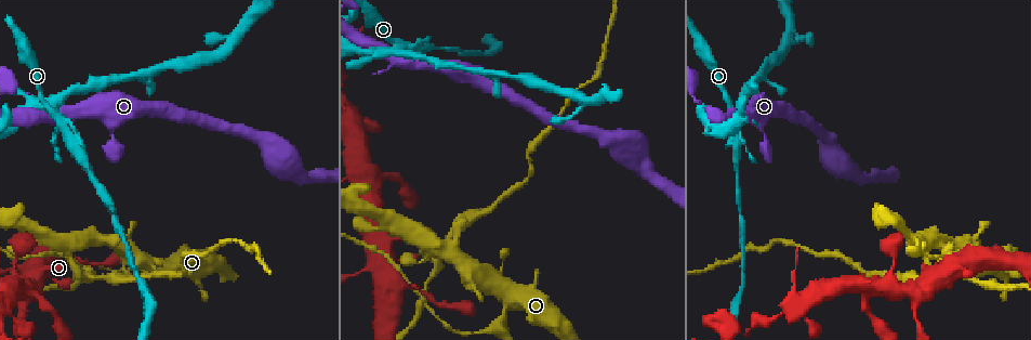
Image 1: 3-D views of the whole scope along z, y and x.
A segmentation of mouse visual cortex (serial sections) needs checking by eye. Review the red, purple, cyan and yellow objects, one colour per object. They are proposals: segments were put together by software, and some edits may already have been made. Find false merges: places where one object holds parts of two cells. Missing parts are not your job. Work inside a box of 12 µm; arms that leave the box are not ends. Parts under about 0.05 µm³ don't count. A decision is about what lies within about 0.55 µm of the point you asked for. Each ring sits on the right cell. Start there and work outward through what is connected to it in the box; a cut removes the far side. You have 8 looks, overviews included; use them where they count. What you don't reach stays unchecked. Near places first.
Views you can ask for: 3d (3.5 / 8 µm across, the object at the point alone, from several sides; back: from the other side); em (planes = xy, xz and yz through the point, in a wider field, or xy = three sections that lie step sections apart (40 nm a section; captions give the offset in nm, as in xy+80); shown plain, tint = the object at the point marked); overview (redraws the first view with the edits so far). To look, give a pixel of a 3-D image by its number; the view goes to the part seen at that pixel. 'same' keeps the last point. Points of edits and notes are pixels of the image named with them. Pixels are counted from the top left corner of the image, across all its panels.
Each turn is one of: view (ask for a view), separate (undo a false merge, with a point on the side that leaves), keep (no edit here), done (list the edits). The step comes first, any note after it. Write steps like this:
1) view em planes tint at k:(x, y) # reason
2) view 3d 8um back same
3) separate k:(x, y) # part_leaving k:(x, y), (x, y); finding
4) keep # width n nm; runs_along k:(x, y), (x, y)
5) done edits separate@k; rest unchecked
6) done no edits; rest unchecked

view 3d 3.5um at 1:(396, 45) # looks like a crossing

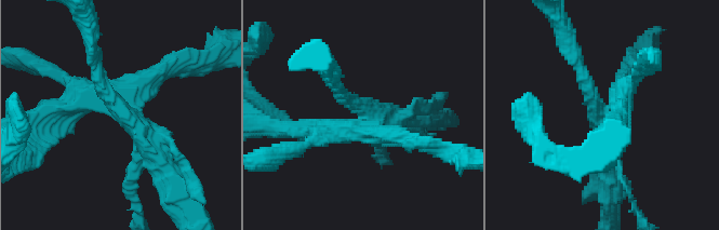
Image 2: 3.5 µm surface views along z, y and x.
view em xy step 5 plain at 2:(364, 111)

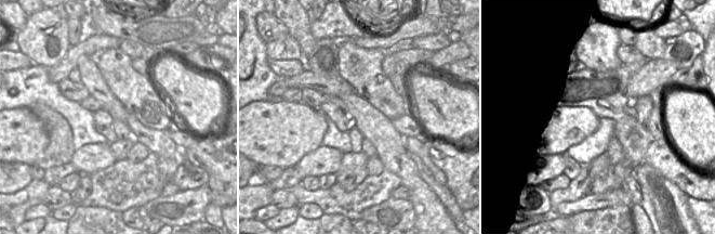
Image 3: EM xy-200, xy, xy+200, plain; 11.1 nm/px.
view em xy step 5 tint same # where the object lies

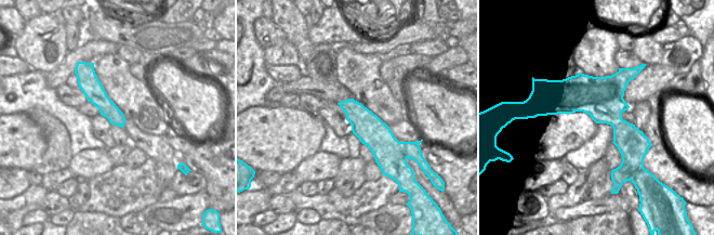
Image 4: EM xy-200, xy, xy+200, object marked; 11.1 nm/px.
separate 2:(338, 139) # part_leaving 2:(608, 110), (615, 107), (635, 61); two cells meet here

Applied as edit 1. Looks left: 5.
view overview

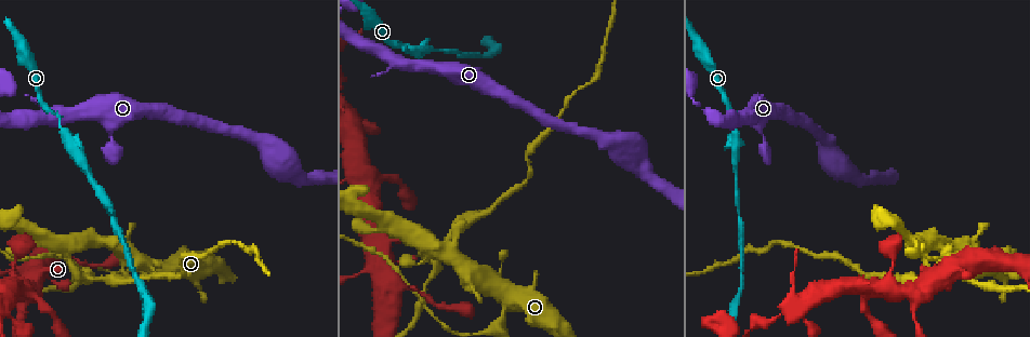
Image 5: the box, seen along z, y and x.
view 3d 3.5um at 5:(88, 276) # three-way junction

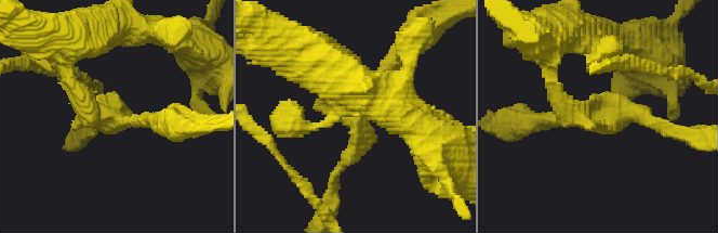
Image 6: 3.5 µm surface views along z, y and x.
view em xy step 2 tint at 6:(583, 118)

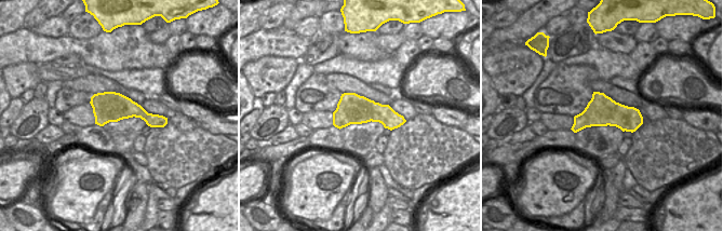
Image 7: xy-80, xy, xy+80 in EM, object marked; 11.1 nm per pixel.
separate 6:(630, 116) # width 340 nm; part_leaving 6:(118, 119), (181, 123); two cells meet here

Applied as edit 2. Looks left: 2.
done edits separate@2, separate@6; rest unchecked

